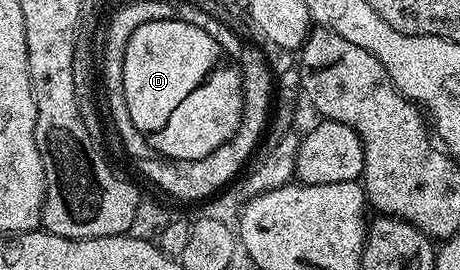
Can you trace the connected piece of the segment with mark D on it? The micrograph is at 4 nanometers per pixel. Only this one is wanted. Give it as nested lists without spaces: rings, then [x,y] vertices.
[[[156,19],[137,27],[133,39],[129,39],[129,47],[125,47],[123,94],[133,127],[141,131],[160,158],[203,160],[238,131],[242,122],[245,82],[239,66],[209,31],[201,31],[201,27],[178,19]]]

